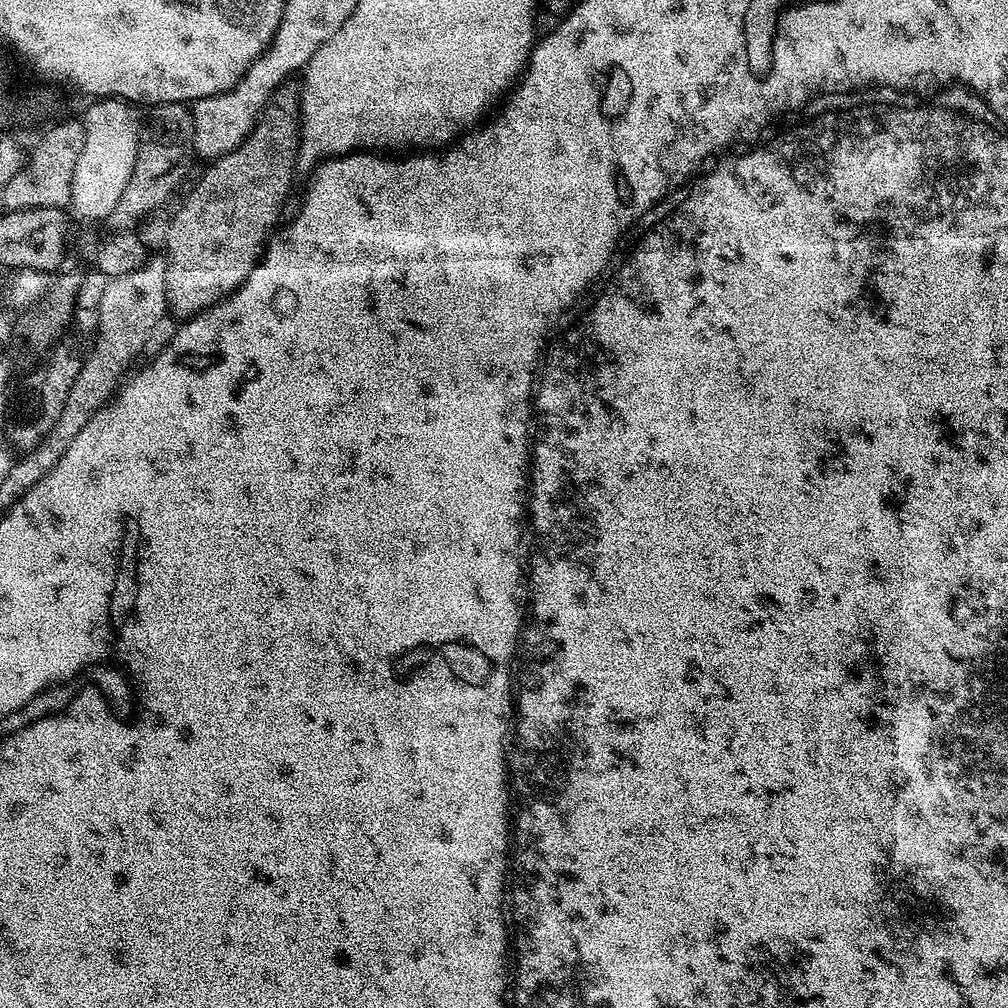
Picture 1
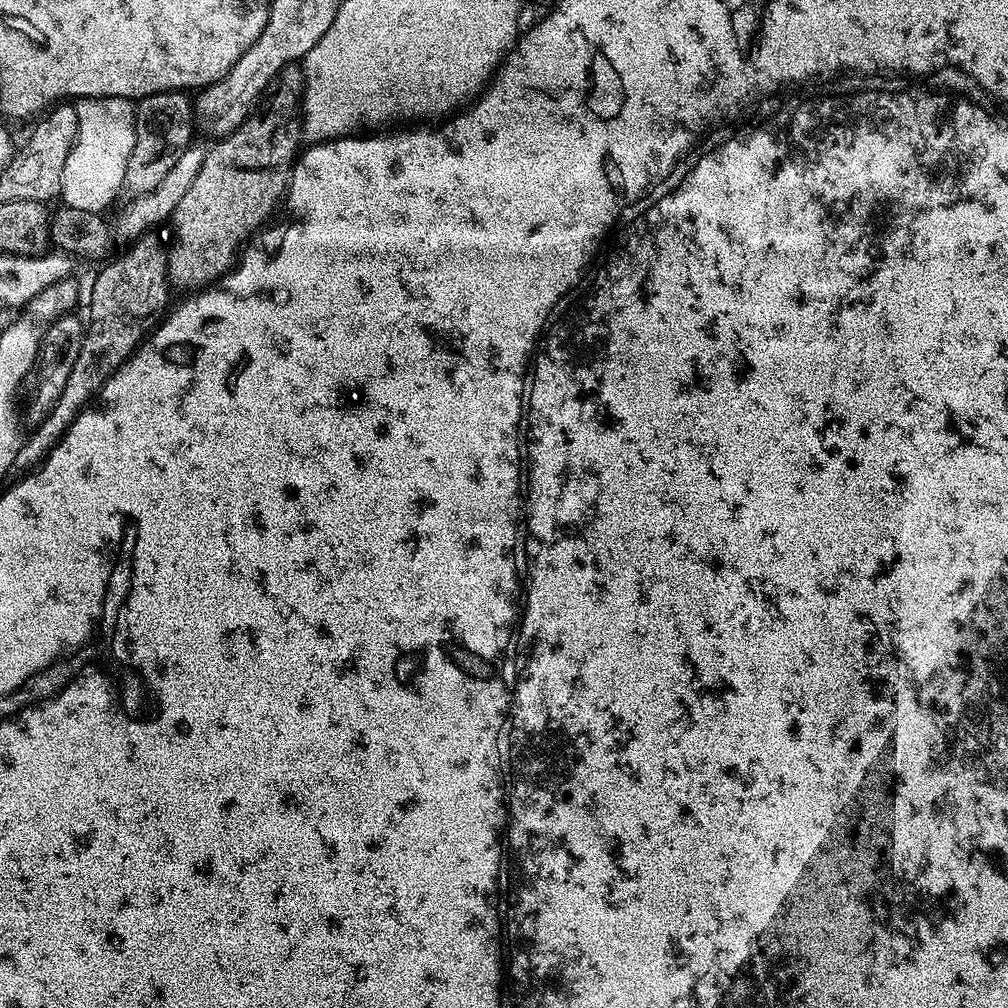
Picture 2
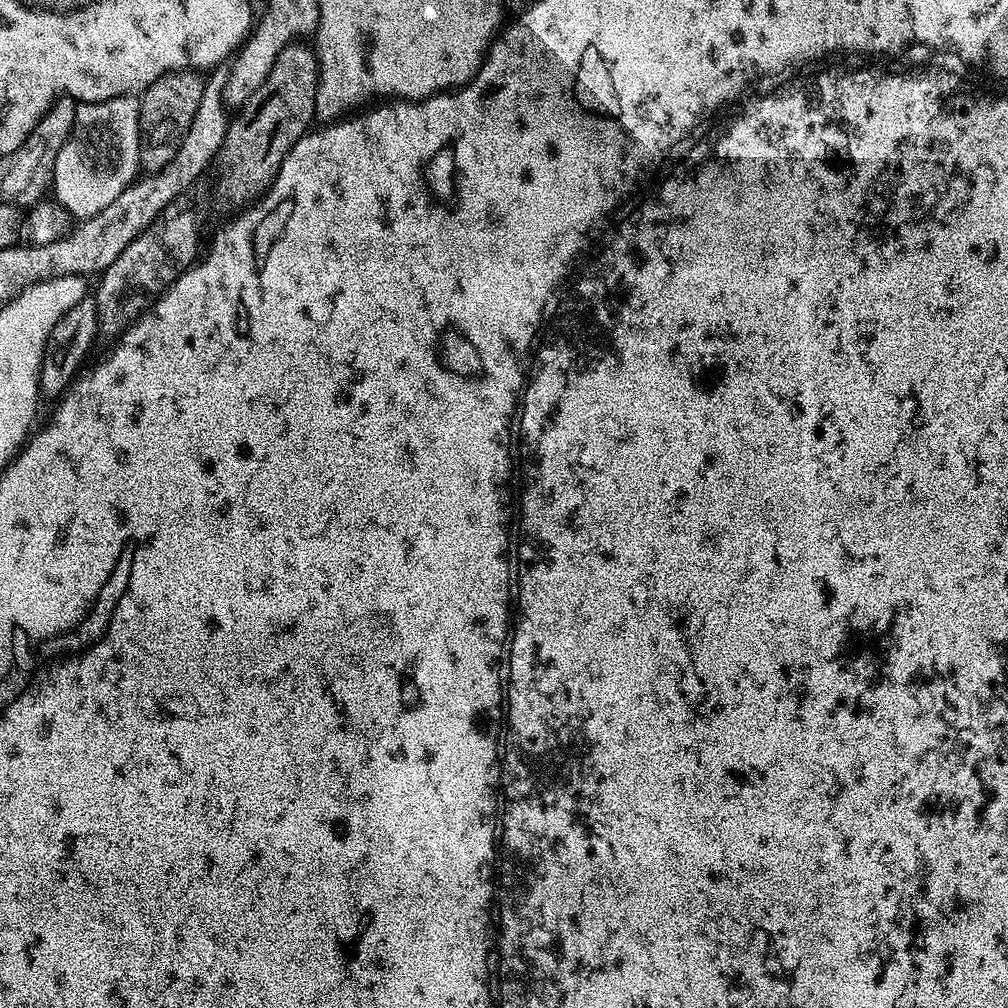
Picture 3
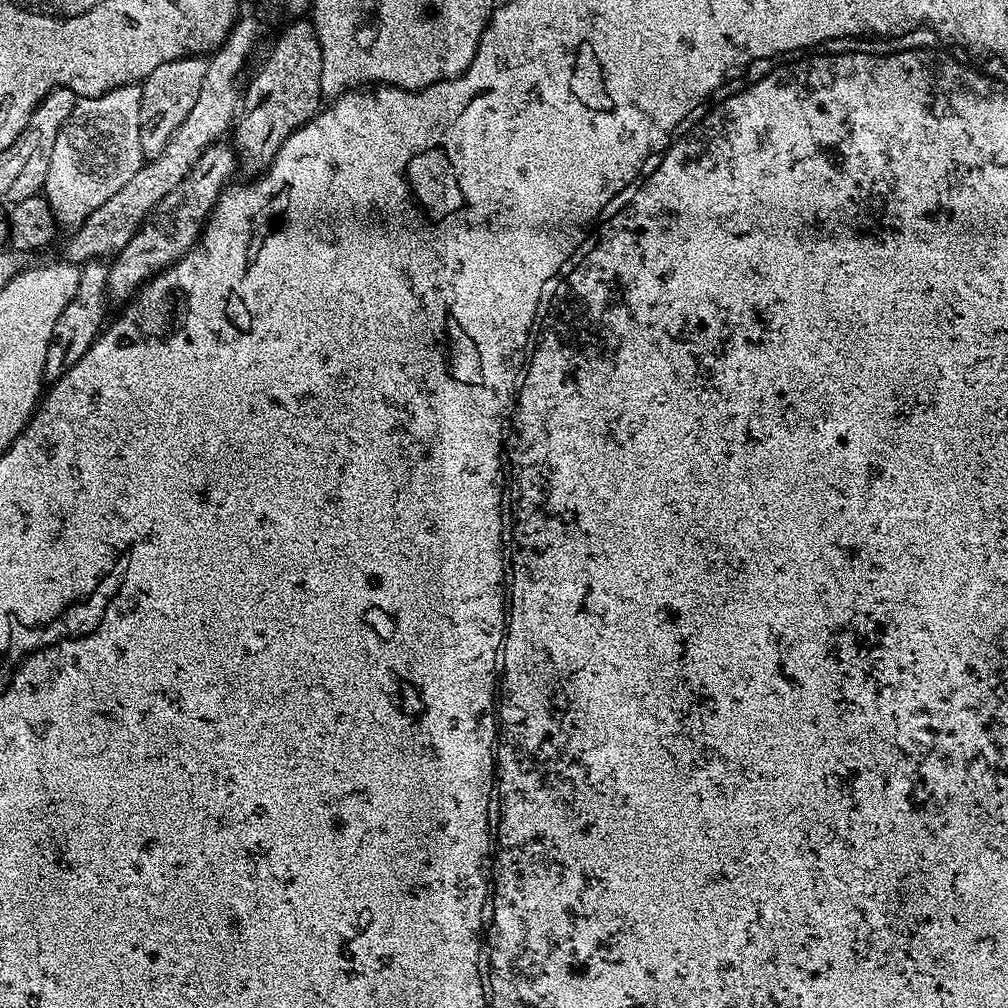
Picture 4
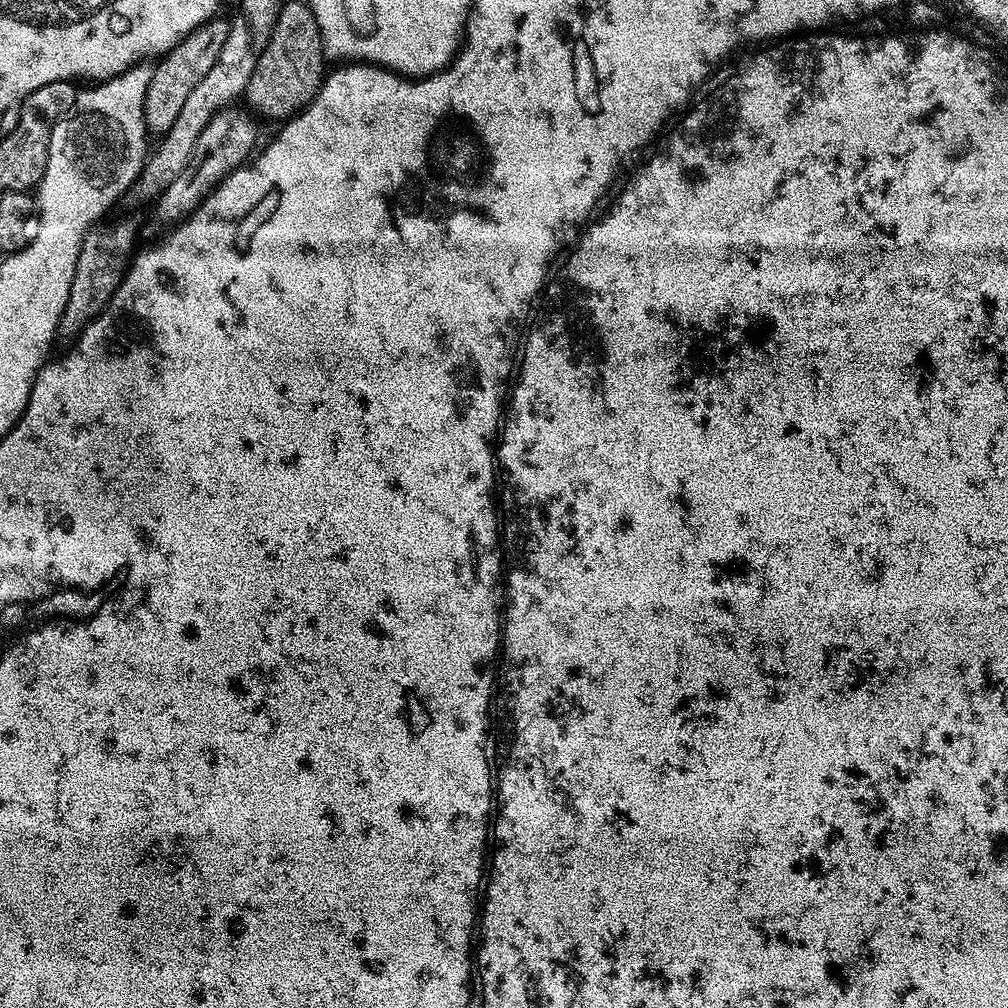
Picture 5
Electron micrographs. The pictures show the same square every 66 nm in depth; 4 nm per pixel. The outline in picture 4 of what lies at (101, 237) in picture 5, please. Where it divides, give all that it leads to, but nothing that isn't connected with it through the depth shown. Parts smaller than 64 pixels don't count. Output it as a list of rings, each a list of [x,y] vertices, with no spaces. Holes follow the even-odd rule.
[[[100,258],[90,260],[80,268],[78,294],[72,299],[70,306],[66,306],[62,314],[58,314],[58,322],[54,322],[54,330],[50,334],[44,363],[45,381],[51,382],[62,378],[62,374],[66,374],[70,366],[74,366],[78,358],[82,358],[82,354],[90,350],[90,346],[100,335],[102,325],[105,323],[104,300],[108,291],[108,269],[109,265]]]

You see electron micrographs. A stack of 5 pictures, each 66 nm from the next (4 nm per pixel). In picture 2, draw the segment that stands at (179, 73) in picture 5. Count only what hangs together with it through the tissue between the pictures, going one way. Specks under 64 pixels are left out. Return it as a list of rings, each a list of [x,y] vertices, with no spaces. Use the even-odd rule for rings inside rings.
[[[185,91],[155,92],[137,103],[135,144],[124,175],[125,189],[132,196],[149,193],[177,165],[178,159],[193,141],[196,111],[193,99]]]

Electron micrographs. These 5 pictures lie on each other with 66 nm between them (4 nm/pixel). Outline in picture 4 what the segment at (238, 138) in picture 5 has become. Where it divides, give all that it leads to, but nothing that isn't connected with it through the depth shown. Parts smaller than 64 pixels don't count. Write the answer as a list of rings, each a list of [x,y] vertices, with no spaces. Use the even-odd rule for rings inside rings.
[[[228,142],[211,144],[202,158],[194,162],[190,174],[186,174],[186,178],[182,178],[182,182],[178,182],[178,186],[174,186],[174,190],[170,190],[162,202],[158,202],[155,210],[132,235],[130,242],[126,242],[124,249],[116,253],[108,269],[107,295],[119,302],[131,301],[152,277],[171,268],[184,255],[193,251],[212,209],[220,199],[220,193],[235,172],[238,172],[235,147]]]

